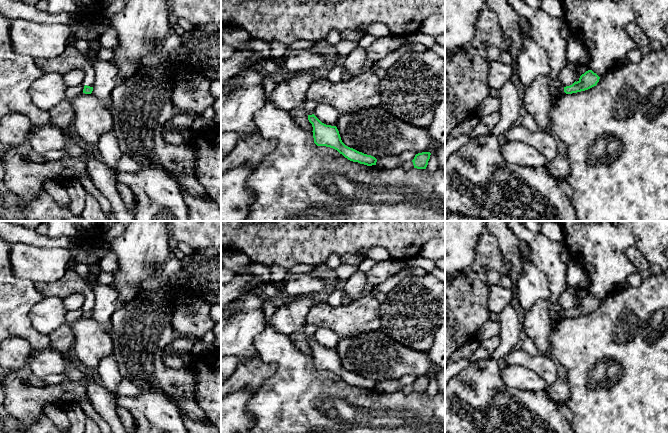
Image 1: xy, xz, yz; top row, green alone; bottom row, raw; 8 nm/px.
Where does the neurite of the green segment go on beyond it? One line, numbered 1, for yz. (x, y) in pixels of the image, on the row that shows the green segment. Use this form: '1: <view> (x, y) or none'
1: none

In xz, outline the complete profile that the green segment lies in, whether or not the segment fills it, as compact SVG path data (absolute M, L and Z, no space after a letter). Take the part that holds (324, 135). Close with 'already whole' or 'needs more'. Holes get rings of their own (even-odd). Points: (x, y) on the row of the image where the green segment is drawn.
M314 114L308 115L308 120L312 124L314 143L317 146L333 148L353 162L358 162L367 166L376 165L377 159L375 157L346 146L342 142L336 126L322 123Z; already whole

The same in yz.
M588 70L580 76L577 82L575 81L572 85L564 87L564 92L566 94L572 94L588 90L596 86L599 79L600 77L596 73L592 70Z; already whole

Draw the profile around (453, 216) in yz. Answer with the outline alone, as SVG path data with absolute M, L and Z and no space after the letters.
M453 212L449 214L447 221L484 221L484 220L480 218L468 217L461 213Z

